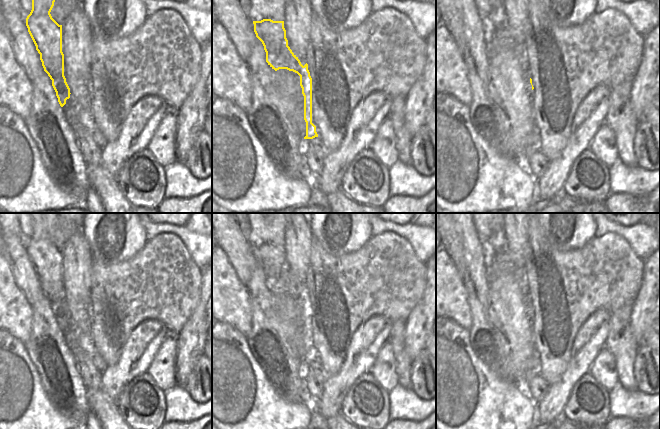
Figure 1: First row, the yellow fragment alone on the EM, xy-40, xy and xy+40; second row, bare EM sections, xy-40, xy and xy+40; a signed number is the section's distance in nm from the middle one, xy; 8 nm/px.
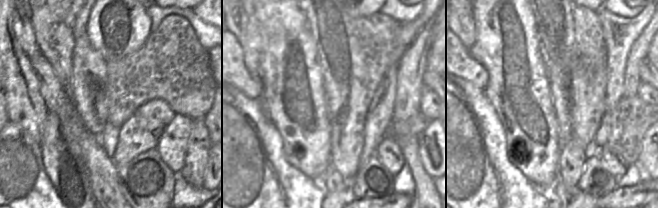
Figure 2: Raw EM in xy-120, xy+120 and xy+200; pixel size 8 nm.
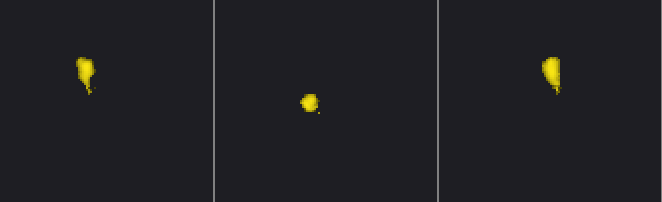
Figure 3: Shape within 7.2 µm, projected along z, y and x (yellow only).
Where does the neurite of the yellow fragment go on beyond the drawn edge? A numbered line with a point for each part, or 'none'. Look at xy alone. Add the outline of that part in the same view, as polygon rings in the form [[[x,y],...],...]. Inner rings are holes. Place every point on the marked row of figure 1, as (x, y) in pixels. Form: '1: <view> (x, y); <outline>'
1: xy (315, 154); [[[318,137],[304,139],[304,146],[306,148],[306,162],[310,172],[314,176],[319,175],[324,166],[326,152],[322,148]]]

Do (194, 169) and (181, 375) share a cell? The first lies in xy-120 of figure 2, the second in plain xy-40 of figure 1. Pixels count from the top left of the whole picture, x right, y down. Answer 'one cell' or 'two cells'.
one cell

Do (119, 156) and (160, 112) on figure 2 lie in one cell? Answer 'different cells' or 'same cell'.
same cell

